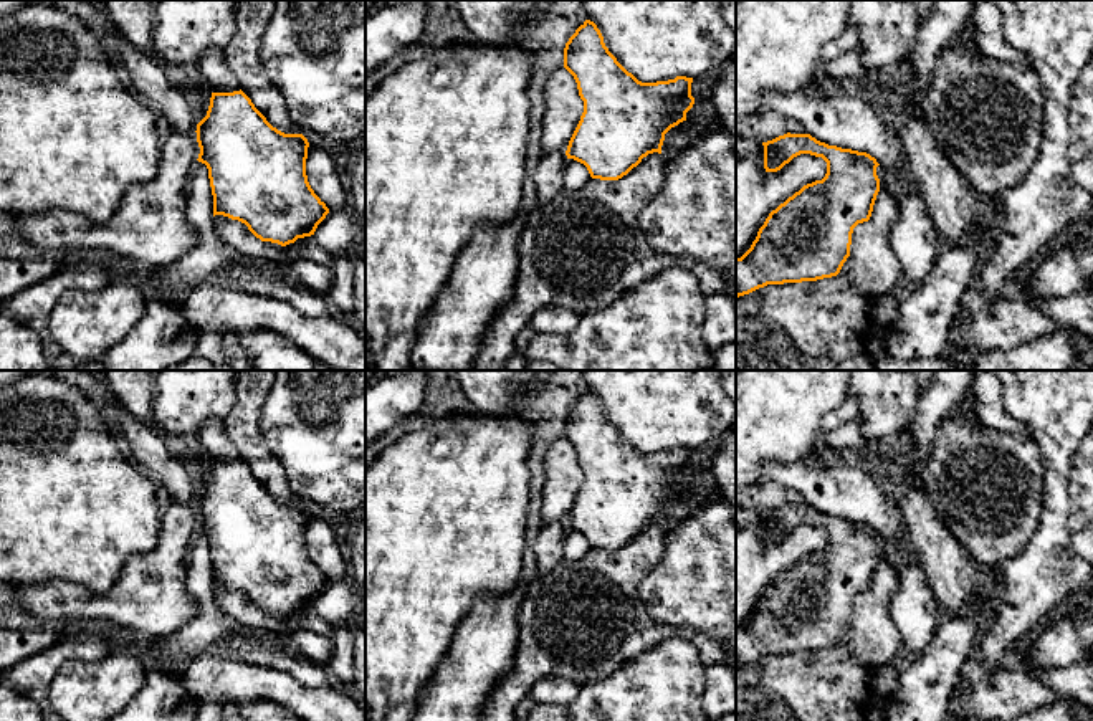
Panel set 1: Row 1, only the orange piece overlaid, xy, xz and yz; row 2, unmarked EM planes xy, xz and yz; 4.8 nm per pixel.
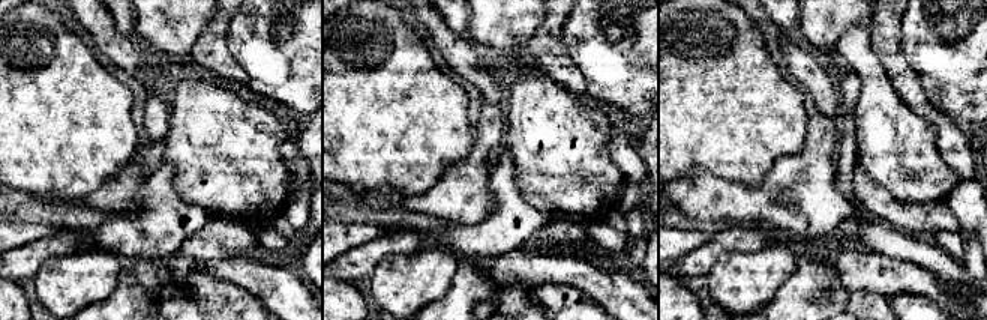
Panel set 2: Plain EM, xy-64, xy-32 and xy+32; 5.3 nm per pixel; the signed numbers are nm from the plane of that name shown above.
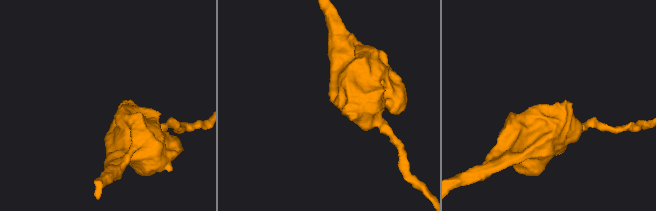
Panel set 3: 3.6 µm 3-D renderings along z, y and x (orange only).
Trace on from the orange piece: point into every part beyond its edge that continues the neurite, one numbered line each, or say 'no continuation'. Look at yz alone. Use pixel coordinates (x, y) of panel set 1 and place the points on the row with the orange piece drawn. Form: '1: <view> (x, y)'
no continuation

